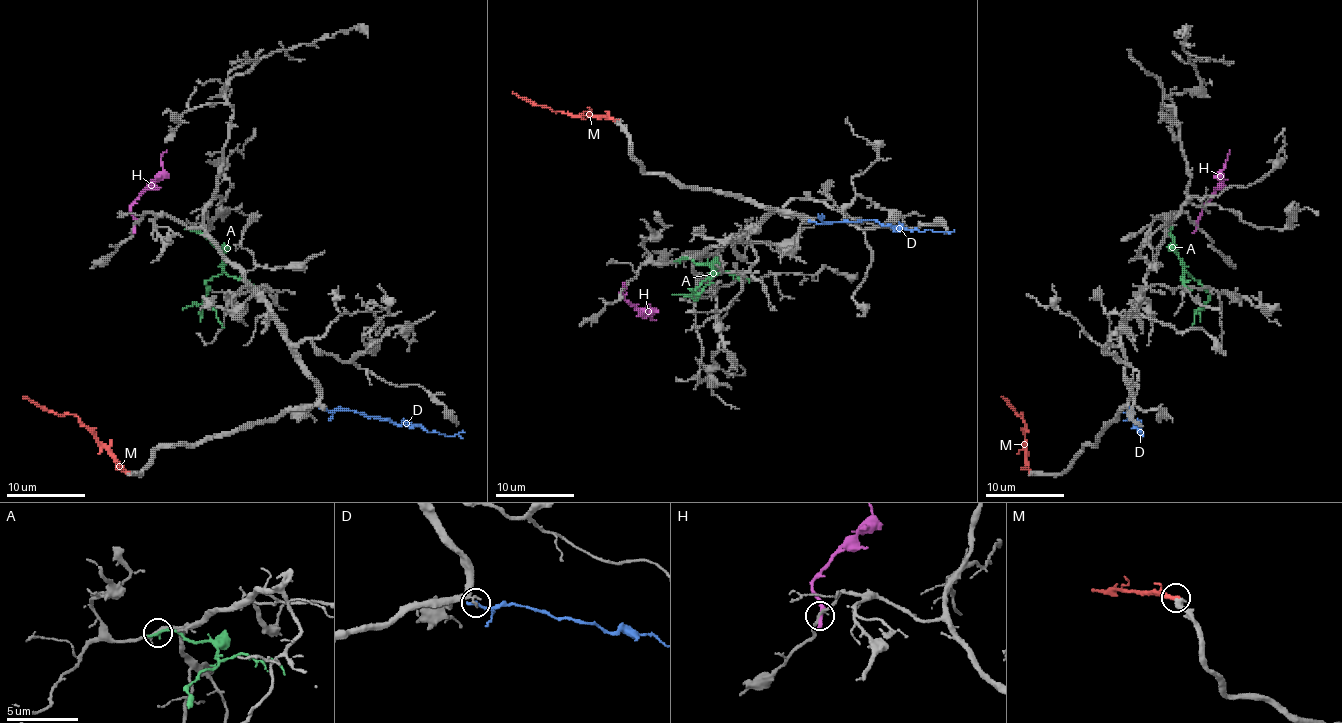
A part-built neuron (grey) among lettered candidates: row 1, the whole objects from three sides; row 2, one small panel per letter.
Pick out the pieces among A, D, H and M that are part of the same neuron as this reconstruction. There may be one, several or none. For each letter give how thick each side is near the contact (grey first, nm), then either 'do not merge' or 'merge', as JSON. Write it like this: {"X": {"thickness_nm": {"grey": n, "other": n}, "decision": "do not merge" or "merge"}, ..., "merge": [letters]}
{"A": {"thickness_nm": {"grey": 220, "other": 240}, "decision": "do not merge"}, "D": {"thickness_nm": {"grey": 160, "other": 280}, "decision": "do not merge"}, "H": {"thickness_nm": {"grey": 190, "other": 320}, "decision": "do not merge"}, "M": {"thickness_nm": {"grey": 420, "other": 380}, "decision": "do not merge"}, "merge": []}

